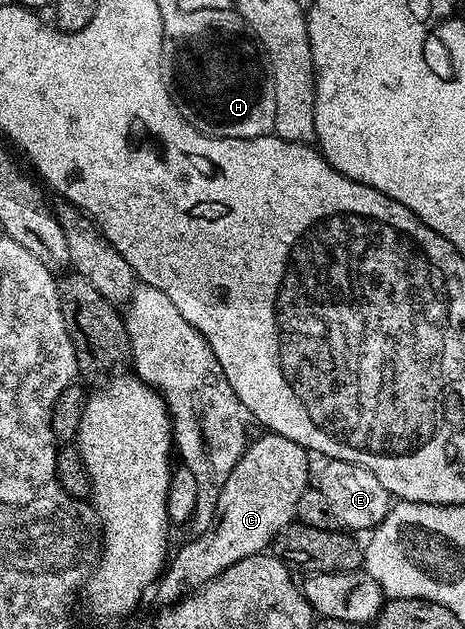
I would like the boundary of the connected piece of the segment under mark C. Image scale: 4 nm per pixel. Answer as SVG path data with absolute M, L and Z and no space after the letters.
M268 432L262 433L262 438L257 438L246 445L241 453L241 459L231 468L227 476L227 484L223 484L223 492L219 492L219 504L215 508L213 522L207 532L193 536L190 542L185 542L176 550L168 561L162 575L155 583L157 598L162 607L171 606L174 602L181 601L186 594L194 588L207 584L215 576L219 576L231 564L239 564L239 560L247 560L247 556L255 556L268 551L273 545L279 532L283 528L294 525L299 514L301 497L310 485L309 458L310 451L303 449L295 440L287 440L287 436L279 436Z

